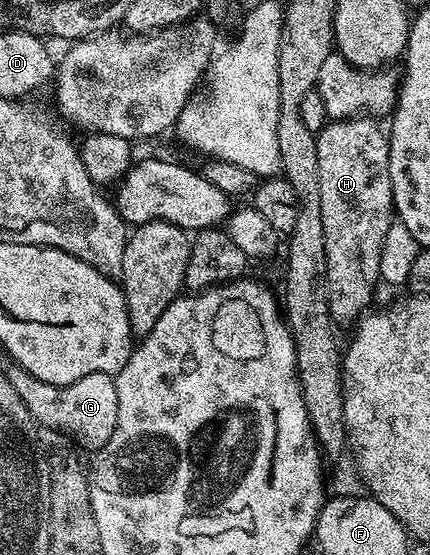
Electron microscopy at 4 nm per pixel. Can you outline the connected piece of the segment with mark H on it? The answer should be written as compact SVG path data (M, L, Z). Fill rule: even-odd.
M372 118L332 120L320 129L318 146L318 182L322 190L322 226L326 226L326 266L328 267L328 301L330 315L337 325L351 325L369 311L368 303L376 292L380 279L382 242L388 227L394 222L388 138Z

